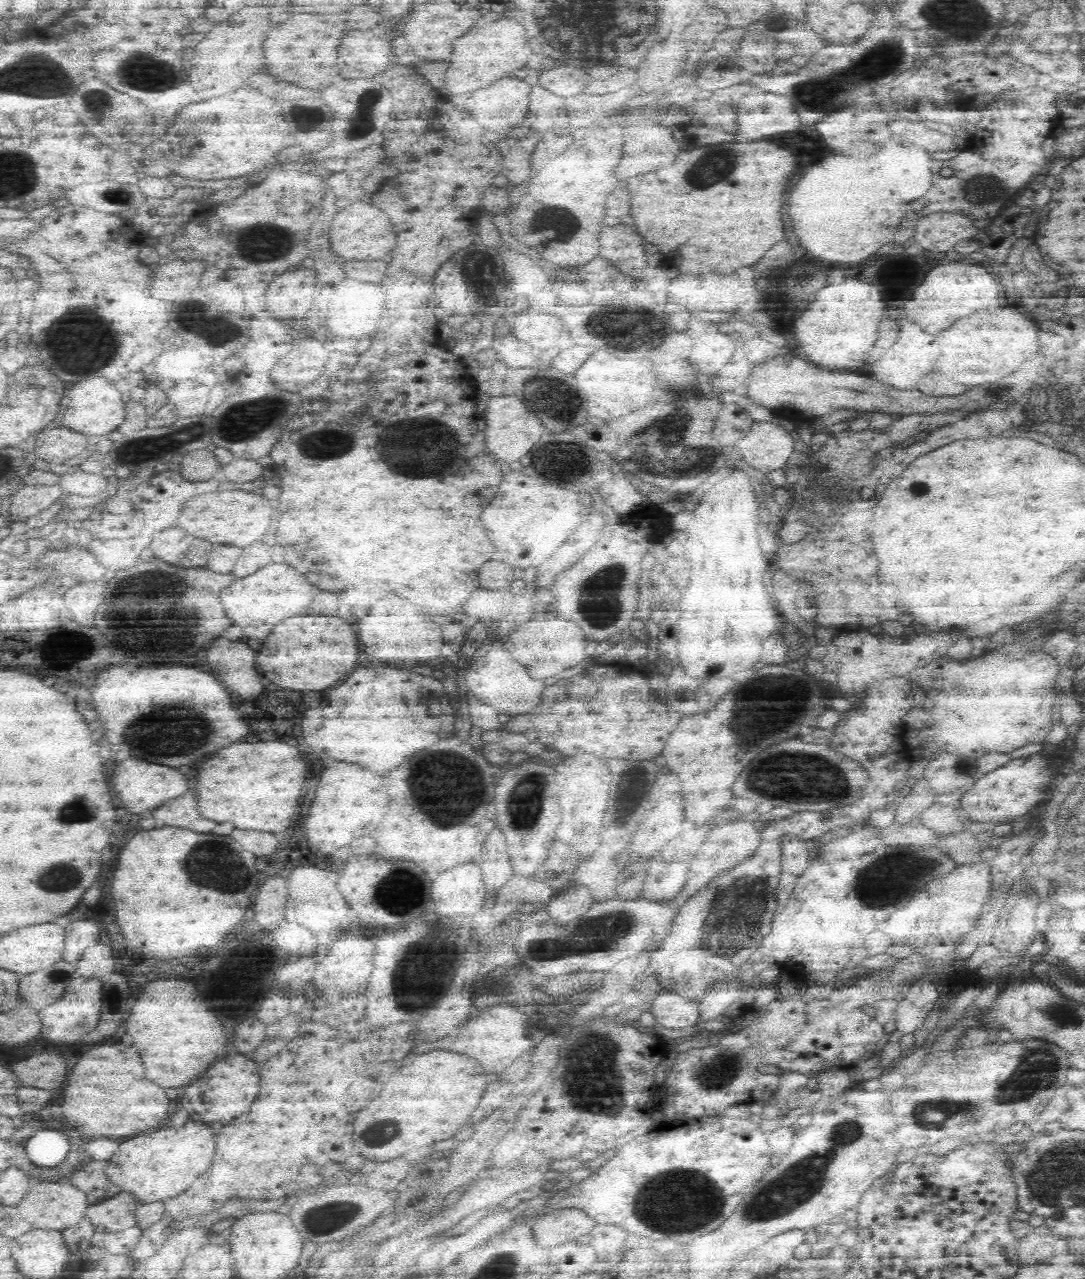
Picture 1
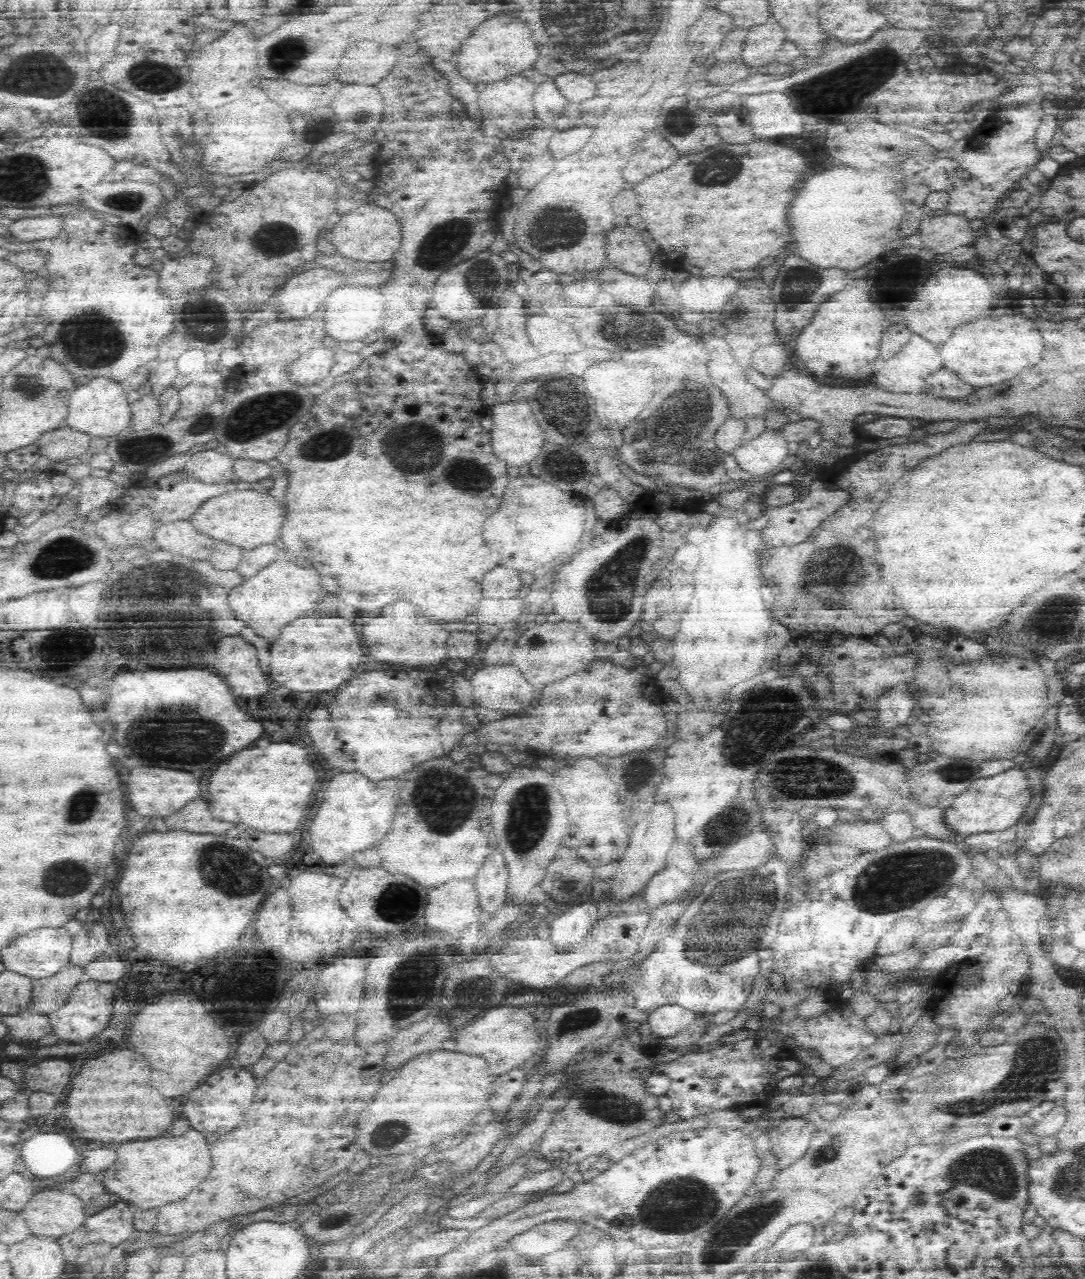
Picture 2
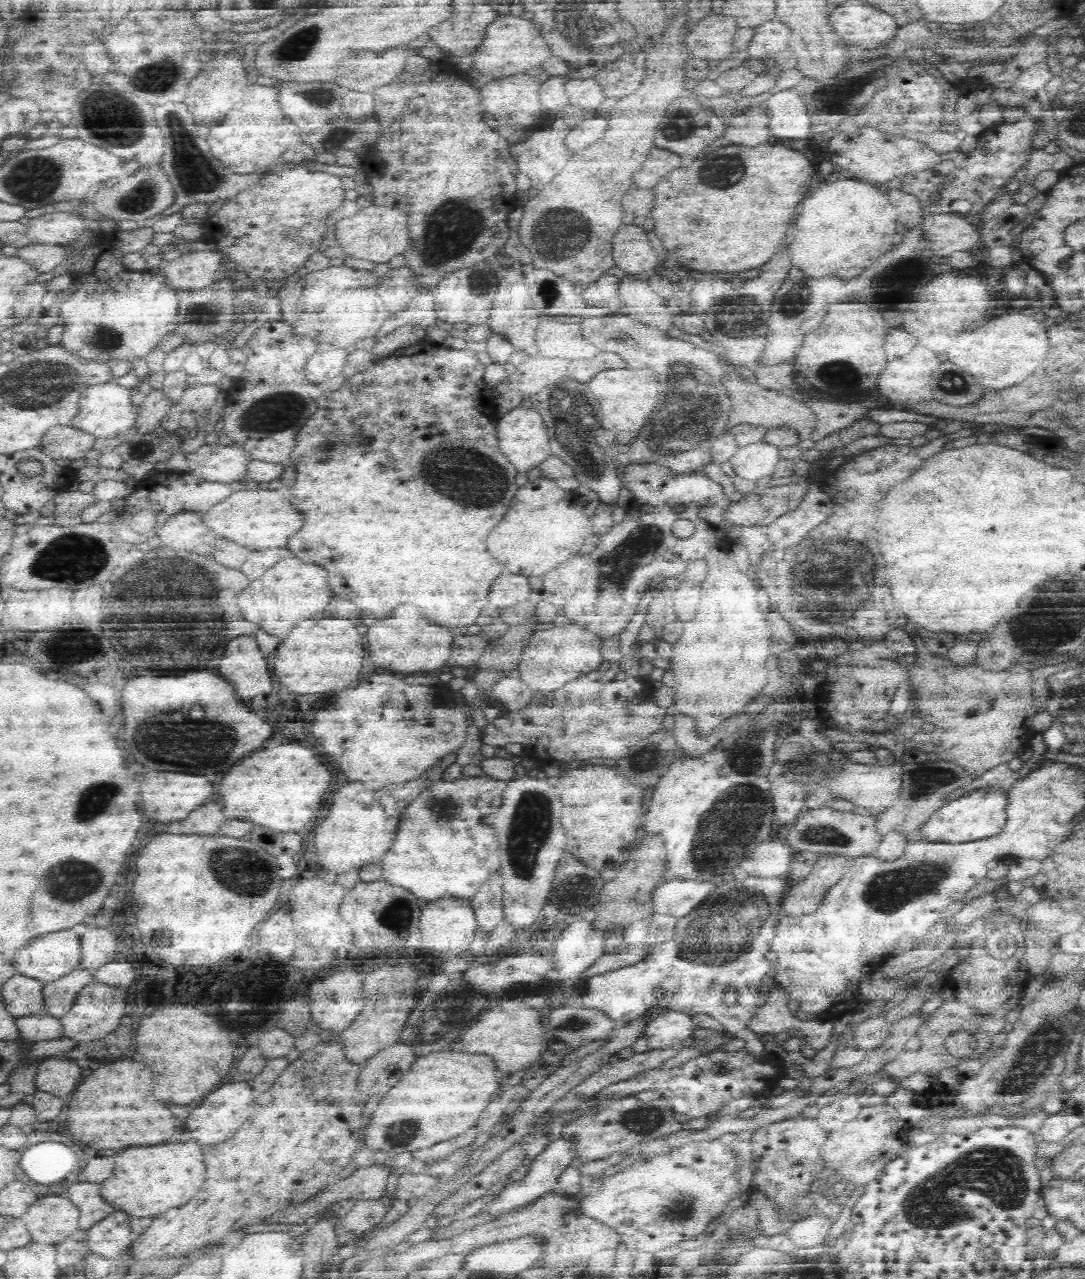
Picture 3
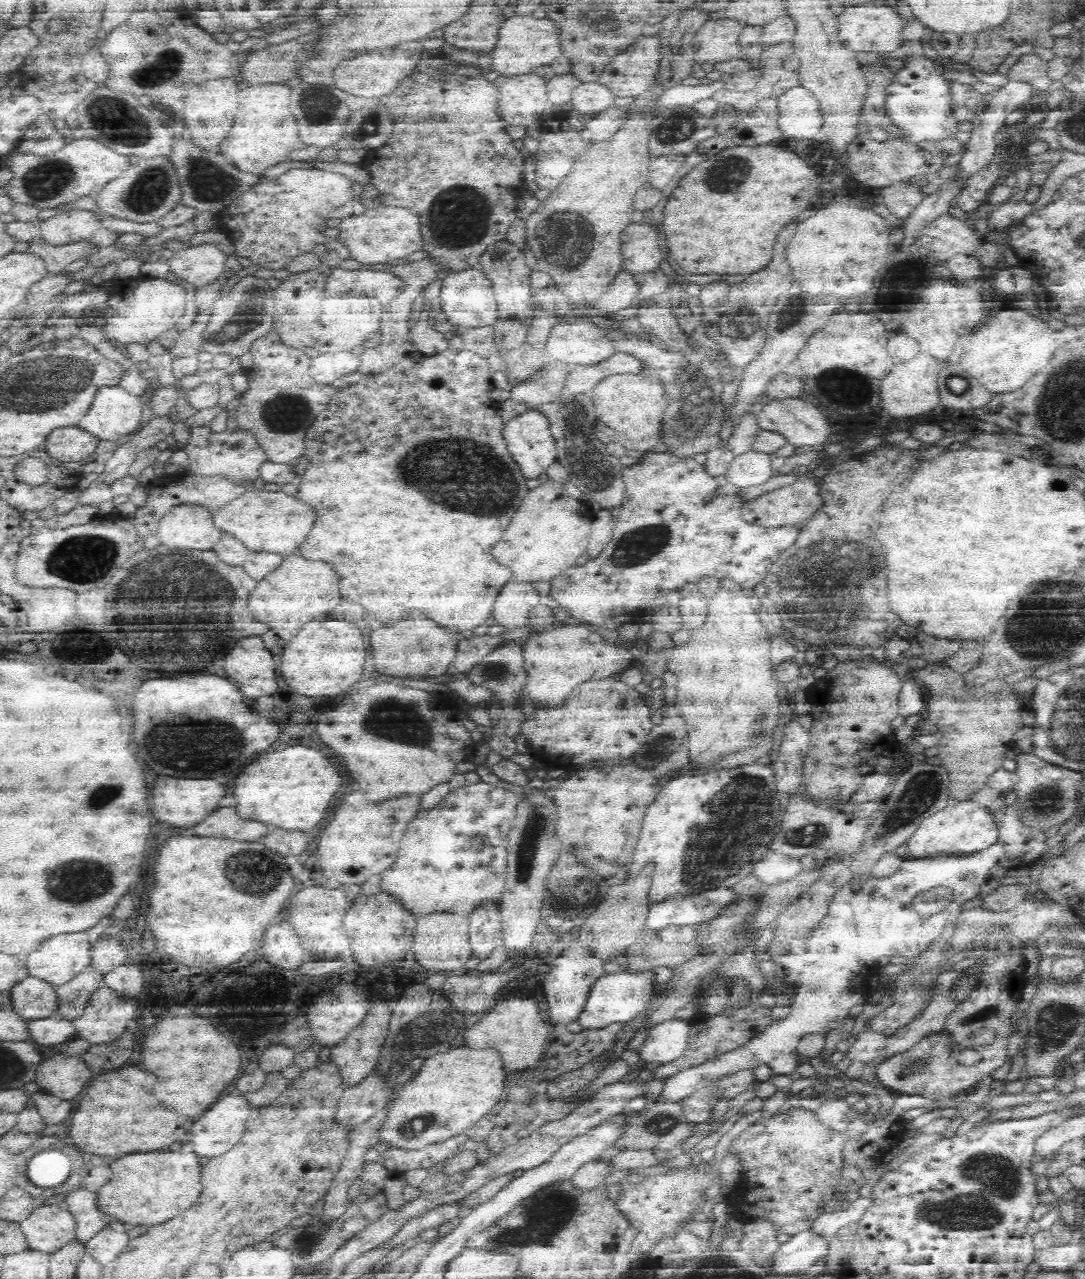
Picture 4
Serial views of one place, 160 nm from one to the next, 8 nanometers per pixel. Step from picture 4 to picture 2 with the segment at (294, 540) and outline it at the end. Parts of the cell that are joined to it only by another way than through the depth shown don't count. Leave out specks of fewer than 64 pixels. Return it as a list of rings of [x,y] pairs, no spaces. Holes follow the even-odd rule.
[[[236,490],[236,492],[226,492],[222,496],[214,496],[206,500],[190,516],[190,524],[200,534],[206,534],[214,540],[230,542],[240,548],[258,548],[260,544],[276,540],[282,520],[284,520],[284,508],[274,498],[252,490]]]

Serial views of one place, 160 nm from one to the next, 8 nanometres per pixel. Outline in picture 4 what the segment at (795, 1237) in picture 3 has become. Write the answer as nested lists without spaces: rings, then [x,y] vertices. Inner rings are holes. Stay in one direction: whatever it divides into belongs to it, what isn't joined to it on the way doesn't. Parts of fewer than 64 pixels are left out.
[[[858,1198],[850,1208],[846,1210],[838,1210],[838,1212],[832,1212],[832,1214],[822,1214],[818,1216],[816,1220],[813,1220],[810,1224],[808,1231],[812,1235],[820,1236],[825,1239],[830,1239],[830,1236],[834,1236],[840,1228],[848,1226],[850,1222],[856,1222],[864,1208],[868,1206],[868,1198]]]

